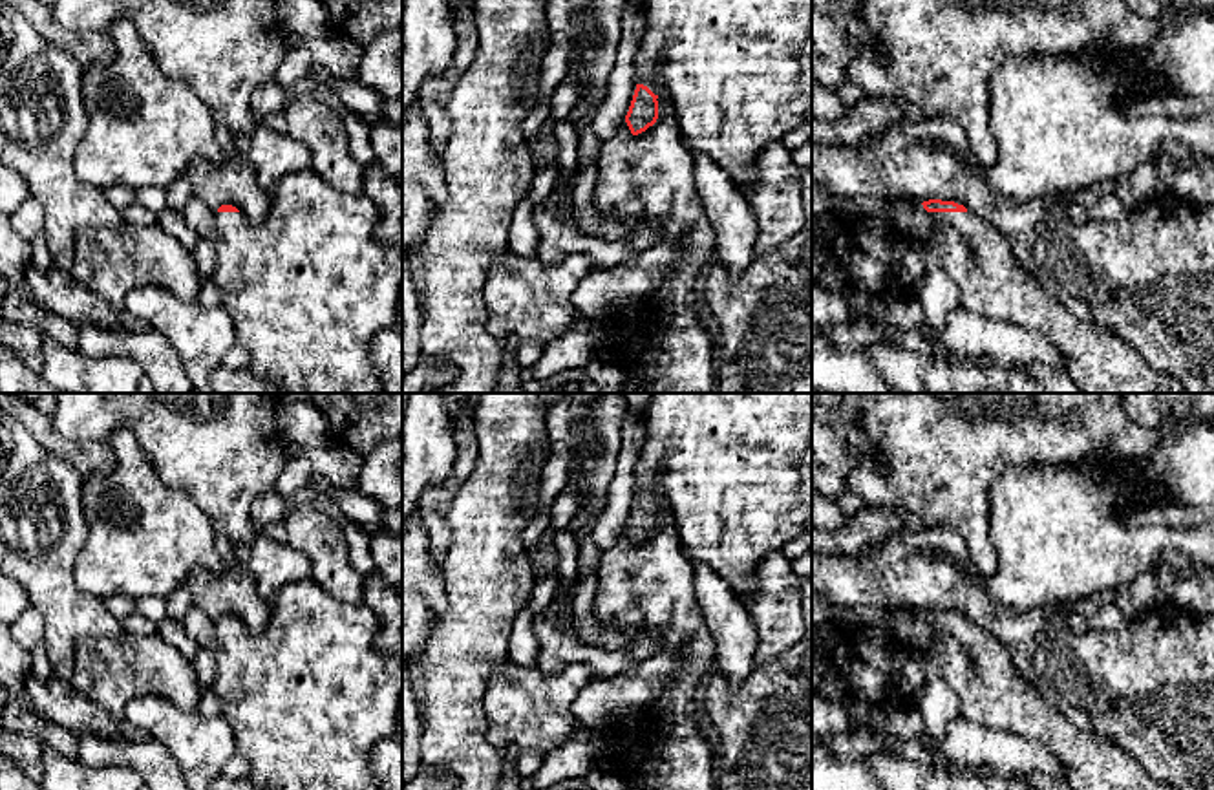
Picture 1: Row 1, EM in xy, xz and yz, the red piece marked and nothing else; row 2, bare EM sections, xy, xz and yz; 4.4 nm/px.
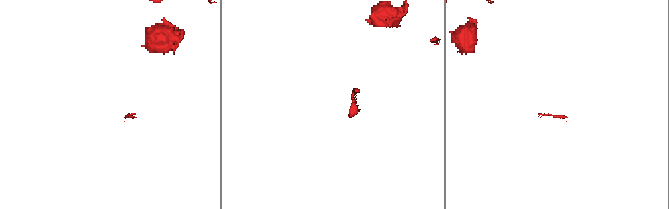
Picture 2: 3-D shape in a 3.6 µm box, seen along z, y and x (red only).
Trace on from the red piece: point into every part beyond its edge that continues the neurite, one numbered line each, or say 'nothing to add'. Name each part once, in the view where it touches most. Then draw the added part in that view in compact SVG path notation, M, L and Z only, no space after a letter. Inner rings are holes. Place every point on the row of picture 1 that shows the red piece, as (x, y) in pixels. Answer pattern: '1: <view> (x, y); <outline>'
1: yz (991, 282); M931 212L931 216L936 219L938 229L929 240L901 236L892 229L889 219L881 216L859 223L841 221L845 227L828 245L834 265L850 272L848 285L870 296L914 293L929 269L942 269L960 291L960 309L1044 335L1066 358L1066 373L1081 393L1188 393L1179 380L1155 369L1135 347L1123 342L1113 331L1068 313L1064 305L1018 263L1015 254L1002 243L998 232L980 221L973 212Z

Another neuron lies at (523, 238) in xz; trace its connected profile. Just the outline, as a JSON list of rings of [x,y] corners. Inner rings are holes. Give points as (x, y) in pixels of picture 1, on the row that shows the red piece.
[[[525,199],[519,203],[514,210],[508,232],[510,251],[525,258],[538,256],[539,236],[536,229],[536,212],[538,207],[532,201]]]

